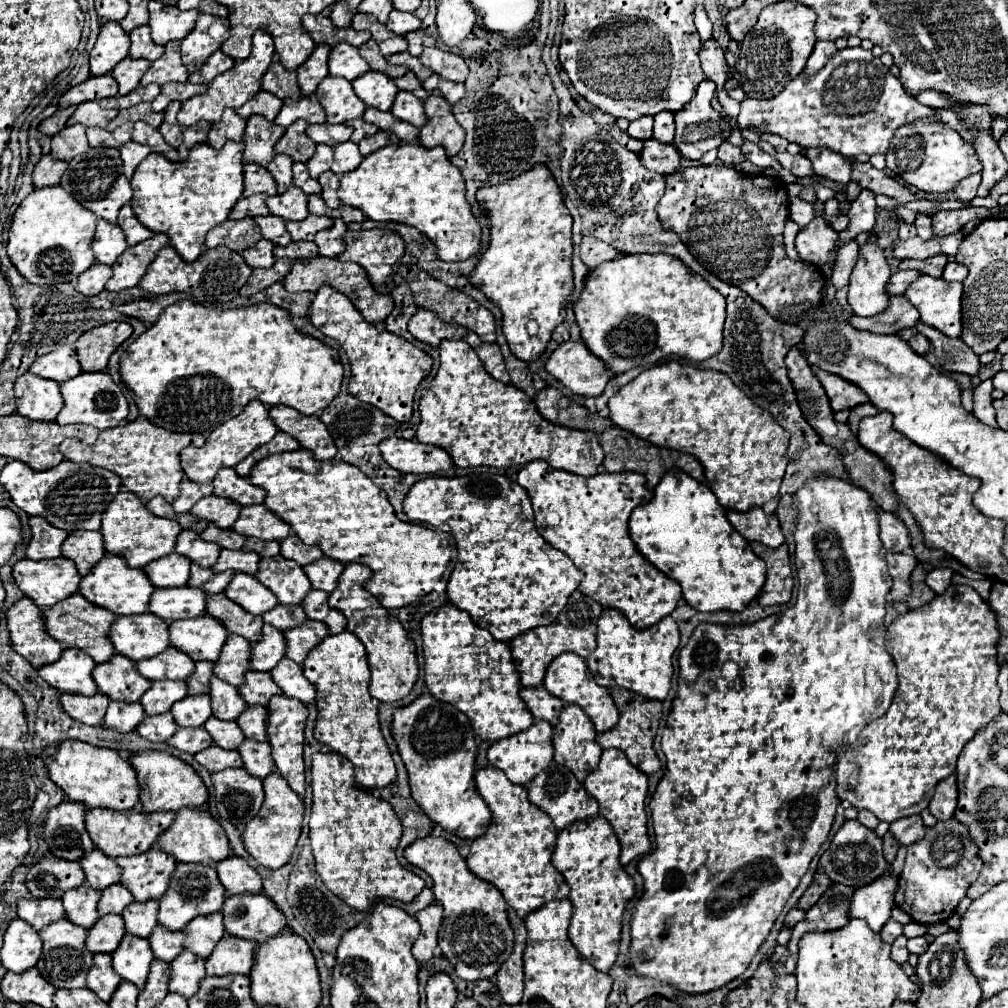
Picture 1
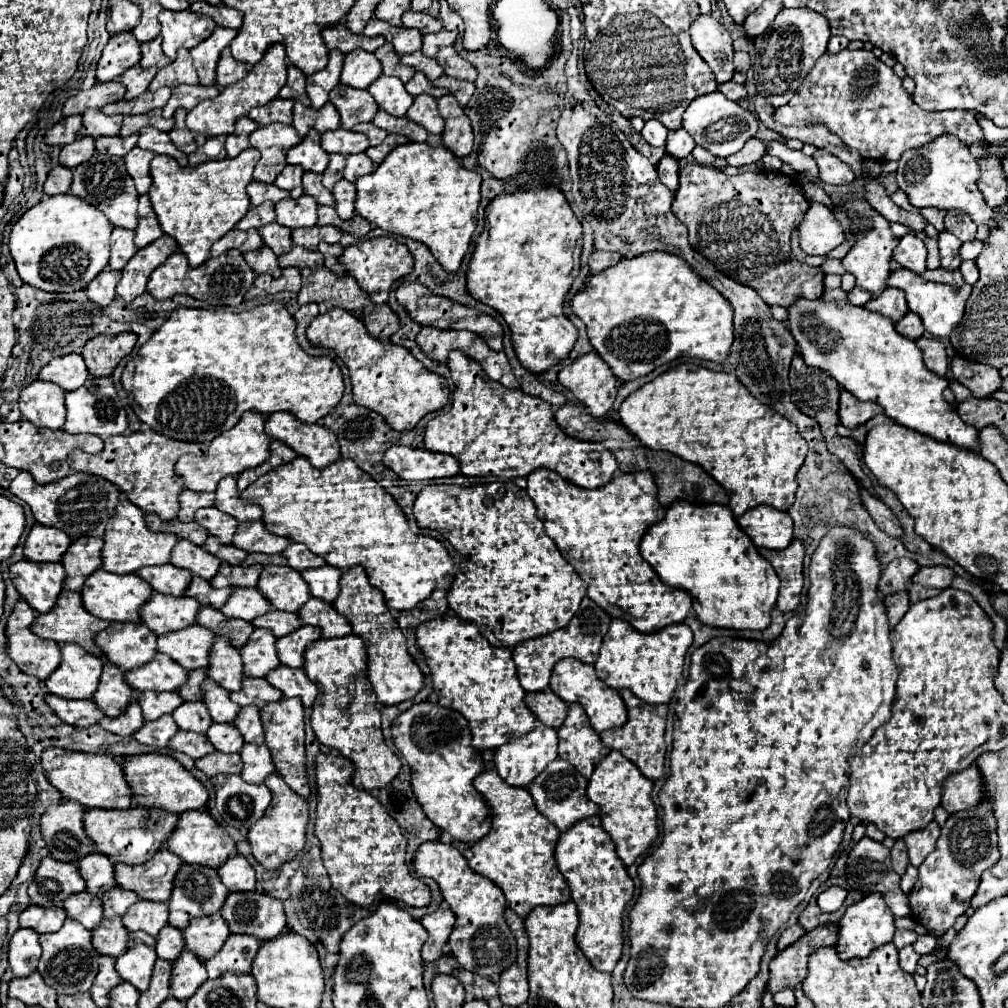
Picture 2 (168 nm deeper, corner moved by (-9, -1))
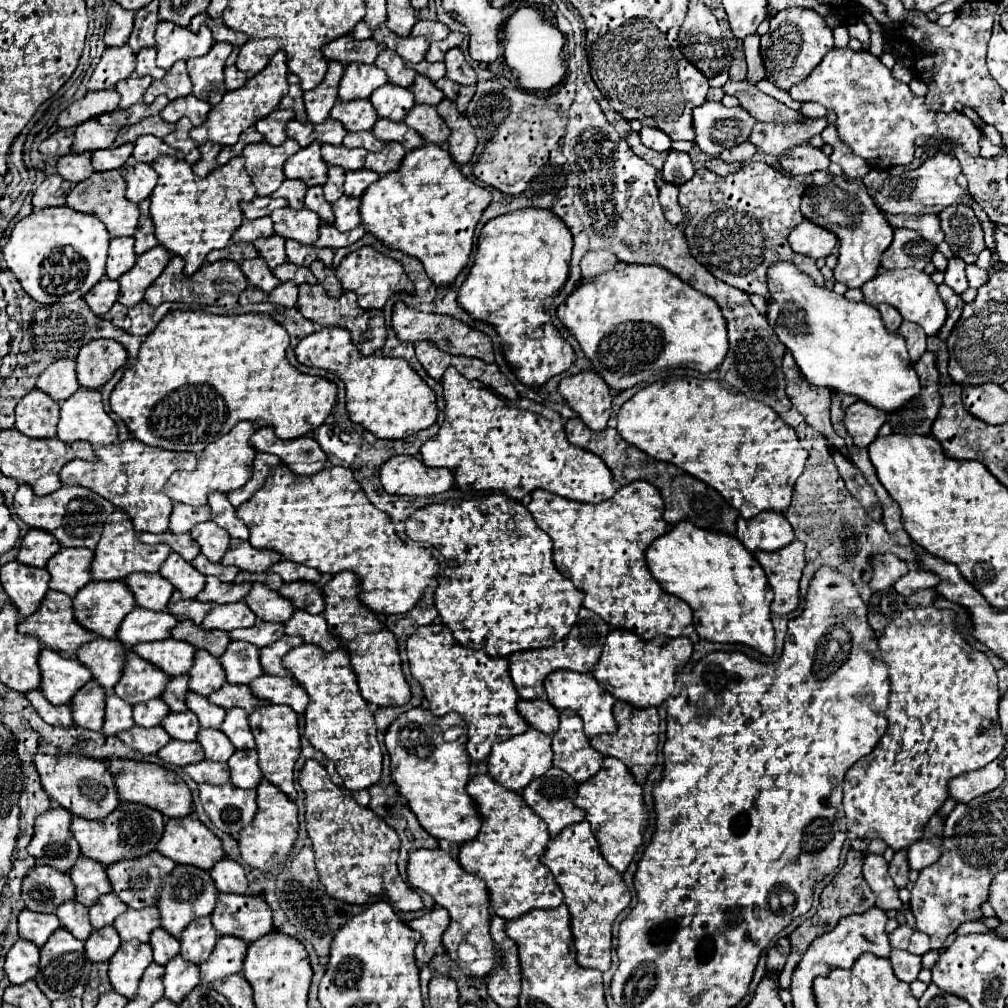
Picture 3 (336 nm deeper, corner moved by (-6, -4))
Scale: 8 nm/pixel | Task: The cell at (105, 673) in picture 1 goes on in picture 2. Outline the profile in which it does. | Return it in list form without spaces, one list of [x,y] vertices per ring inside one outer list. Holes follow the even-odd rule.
[[[107,662],[103,666],[99,688],[93,694],[97,706],[105,712],[105,716],[117,716],[125,712],[125,706],[129,706],[129,702],[133,702],[135,698],[137,694],[133,694],[133,690],[125,686],[125,672],[117,670],[111,662]]]

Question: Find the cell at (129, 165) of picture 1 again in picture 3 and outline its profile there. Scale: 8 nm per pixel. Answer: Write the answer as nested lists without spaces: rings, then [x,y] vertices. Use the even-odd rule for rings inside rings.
[[[130,159],[128,167],[120,169],[120,173],[122,173],[122,177],[128,183],[126,199],[132,201],[132,203],[140,203],[140,201],[148,199],[152,195],[154,187],[156,187],[156,183],[158,183],[158,175],[152,169],[152,165],[136,163],[132,159]]]

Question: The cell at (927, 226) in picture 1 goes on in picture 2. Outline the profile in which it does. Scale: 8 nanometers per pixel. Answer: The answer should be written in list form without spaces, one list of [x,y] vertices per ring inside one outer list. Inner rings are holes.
[[[943,230],[943,232],[939,232],[937,244],[939,244],[941,266],[947,268],[947,270],[959,268],[959,264],[961,264],[961,258],[959,258],[959,246],[961,246],[961,240],[953,238],[953,234],[949,234],[947,230]]]

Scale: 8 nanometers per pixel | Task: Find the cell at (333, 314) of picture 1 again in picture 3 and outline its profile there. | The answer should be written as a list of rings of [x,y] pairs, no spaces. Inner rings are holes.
[[[324,327],[322,331],[304,337],[294,347],[294,353],[300,365],[326,369],[344,381],[350,419],[374,433],[378,439],[406,439],[436,423],[438,409],[434,391],[418,377],[418,373],[414,373],[404,359],[382,357],[380,353],[362,357],[352,345],[346,329]]]

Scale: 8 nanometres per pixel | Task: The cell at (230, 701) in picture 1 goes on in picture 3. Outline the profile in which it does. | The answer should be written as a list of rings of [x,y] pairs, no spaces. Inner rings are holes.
[[[192,691],[186,693],[186,705],[188,705],[190,711],[196,713],[196,717],[200,721],[200,727],[204,727],[204,729],[206,727],[218,729],[222,725],[224,717],[226,717],[226,711],[222,707],[212,705],[206,697],[202,697],[198,693],[192,693]]]

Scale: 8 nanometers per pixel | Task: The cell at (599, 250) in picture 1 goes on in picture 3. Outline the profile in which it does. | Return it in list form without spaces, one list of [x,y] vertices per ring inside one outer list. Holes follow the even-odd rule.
[[[588,251],[582,257],[582,263],[580,263],[582,277],[592,279],[592,277],[596,277],[600,273],[606,273],[606,271],[614,269],[616,263],[618,263],[618,259],[610,251]]]

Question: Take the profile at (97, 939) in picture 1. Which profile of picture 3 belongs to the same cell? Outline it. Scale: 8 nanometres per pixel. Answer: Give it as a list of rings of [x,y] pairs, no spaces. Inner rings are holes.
[[[110,925],[106,929],[96,929],[90,933],[90,937],[84,943],[86,955],[90,961],[108,961],[120,947],[120,937],[116,929]]]

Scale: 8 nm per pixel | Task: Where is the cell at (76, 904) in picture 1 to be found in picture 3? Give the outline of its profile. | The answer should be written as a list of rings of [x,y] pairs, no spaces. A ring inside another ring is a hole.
[[[66,901],[56,909],[56,917],[60,919],[62,927],[66,927],[74,937],[88,939],[88,935],[94,931],[86,917],[88,909],[84,905],[78,905],[78,901]]]

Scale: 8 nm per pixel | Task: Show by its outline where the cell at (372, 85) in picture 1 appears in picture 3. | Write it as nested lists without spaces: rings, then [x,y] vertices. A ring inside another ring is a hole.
[[[392,83],[378,87],[372,93],[370,101],[372,101],[378,117],[386,117],[390,121],[402,121],[408,115],[408,111],[416,105],[410,89],[396,87]]]

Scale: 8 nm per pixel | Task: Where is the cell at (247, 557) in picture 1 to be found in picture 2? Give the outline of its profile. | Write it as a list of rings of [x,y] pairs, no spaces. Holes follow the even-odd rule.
[[[227,562],[221,564],[219,572],[213,576],[211,584],[215,588],[223,588],[223,586],[257,586],[259,574],[261,574],[263,566],[229,566]]]

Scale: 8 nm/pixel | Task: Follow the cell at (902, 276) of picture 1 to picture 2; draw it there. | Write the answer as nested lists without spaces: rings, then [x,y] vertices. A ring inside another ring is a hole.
[[[887,288],[879,298],[869,300],[865,304],[867,310],[879,312],[881,316],[889,316],[893,322],[899,320],[905,310],[907,310],[907,300],[905,300],[905,292],[903,290],[895,290],[895,288]]]

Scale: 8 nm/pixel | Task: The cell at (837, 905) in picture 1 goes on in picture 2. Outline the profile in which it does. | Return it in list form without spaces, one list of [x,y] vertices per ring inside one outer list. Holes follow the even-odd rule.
[[[837,924],[817,926],[817,930],[809,930],[809,934],[803,934],[793,946],[781,950],[769,964],[771,978],[767,988],[771,992],[779,992],[783,988],[797,986],[807,976],[807,956],[821,946],[835,944],[837,934],[839,934]]]

